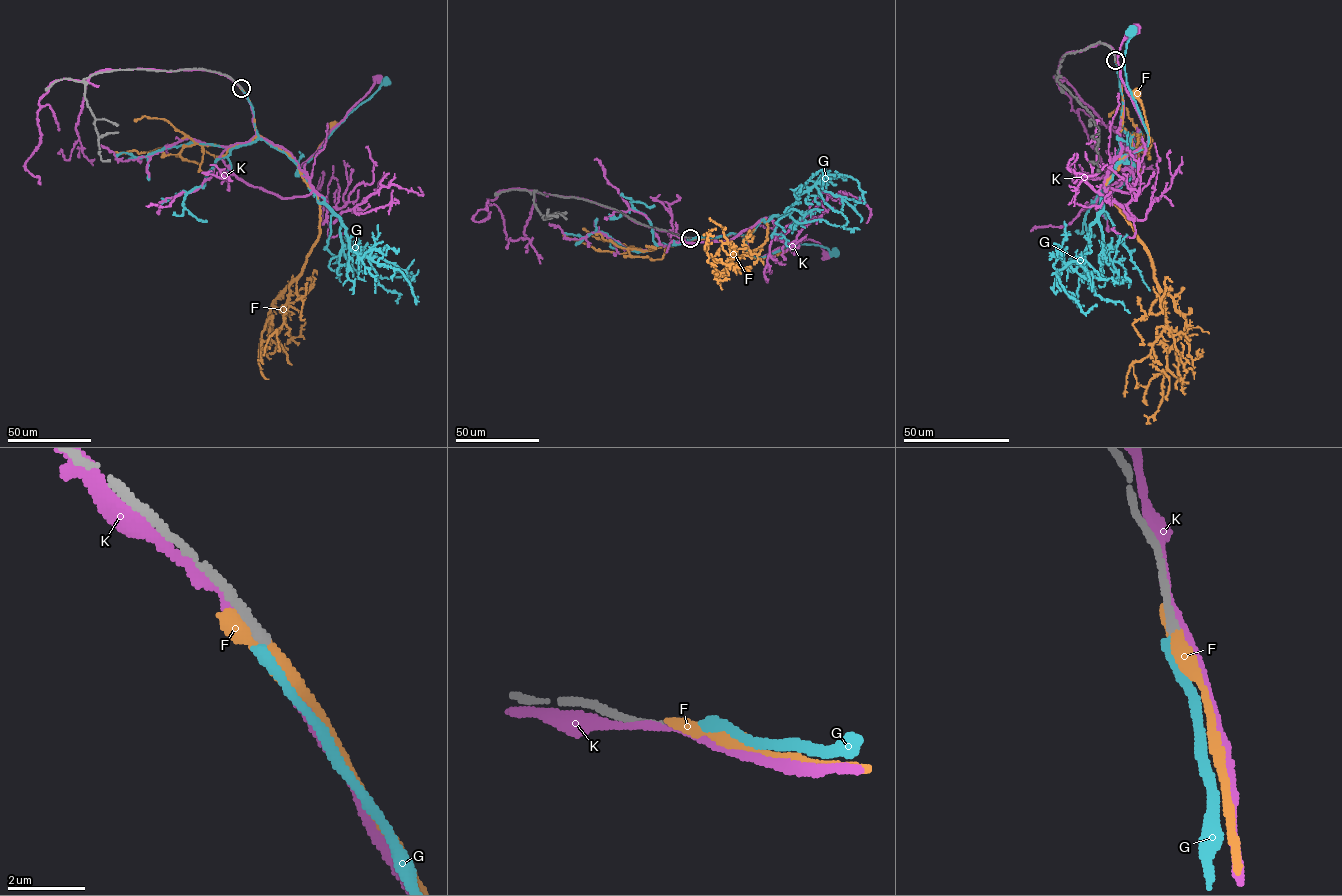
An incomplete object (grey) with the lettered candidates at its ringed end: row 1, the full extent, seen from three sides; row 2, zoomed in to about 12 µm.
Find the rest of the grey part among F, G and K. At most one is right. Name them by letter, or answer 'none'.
F

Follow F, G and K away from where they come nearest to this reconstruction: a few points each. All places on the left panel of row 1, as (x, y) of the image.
F: (241, 88), (251, 108), (257, 133), (286, 152), (301, 172), (299, 167), (315, 152), (332, 125)
G: (241, 88), (252, 107), (258, 137), (283, 151), (299, 170), (345, 117), (387, 81)
K: (240, 86), (252, 110), (255, 133), (285, 149), (307, 177), (301, 174), (300, 165), (378, 78)

